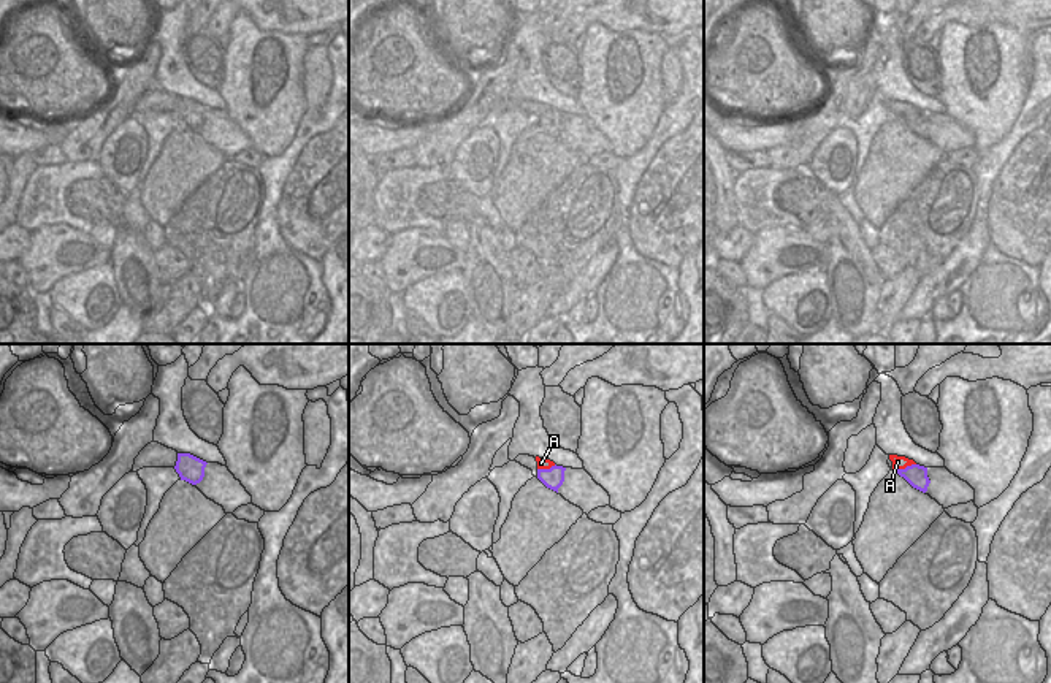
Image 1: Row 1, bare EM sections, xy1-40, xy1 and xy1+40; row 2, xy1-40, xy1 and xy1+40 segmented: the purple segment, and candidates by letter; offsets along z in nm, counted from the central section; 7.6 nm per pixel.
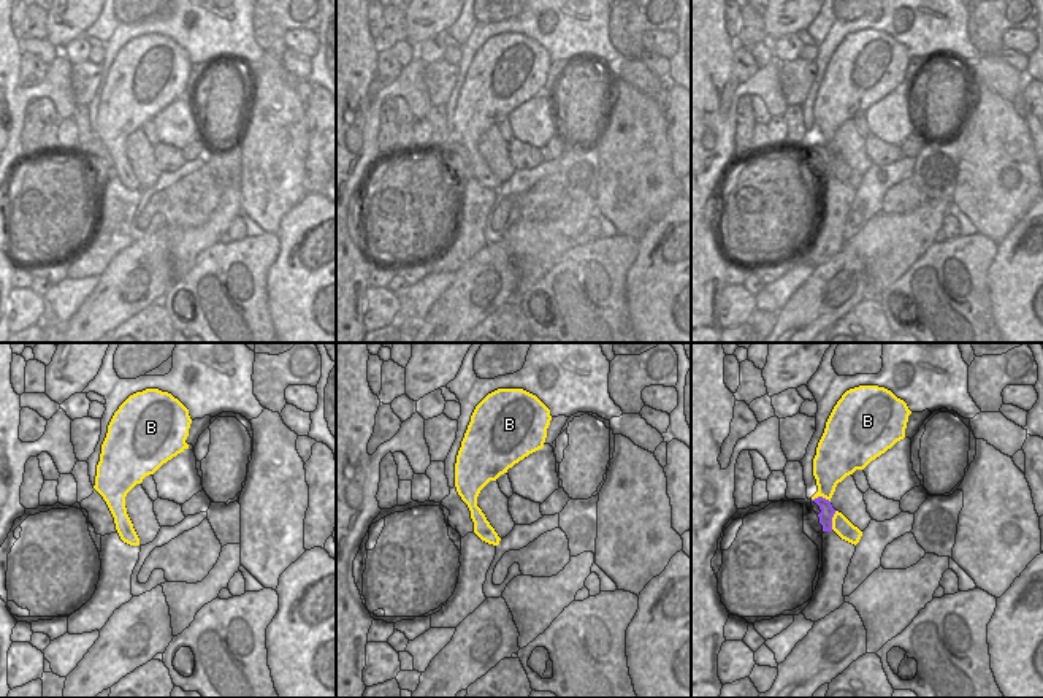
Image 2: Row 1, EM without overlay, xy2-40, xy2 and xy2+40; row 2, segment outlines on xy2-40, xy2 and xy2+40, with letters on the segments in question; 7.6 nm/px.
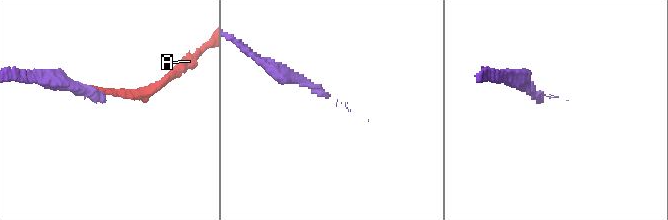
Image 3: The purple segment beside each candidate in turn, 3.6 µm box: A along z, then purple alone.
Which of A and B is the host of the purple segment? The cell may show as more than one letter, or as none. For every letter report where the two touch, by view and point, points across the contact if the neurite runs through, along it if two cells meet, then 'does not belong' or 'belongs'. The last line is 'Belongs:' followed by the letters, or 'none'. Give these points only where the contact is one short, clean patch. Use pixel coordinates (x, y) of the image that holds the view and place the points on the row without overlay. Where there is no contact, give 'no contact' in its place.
A: meets purple in xy1+40 at (905, 113); does not belong
B: meets purple in xy2+40 at (821, 141); does not belong
Belongs: none

